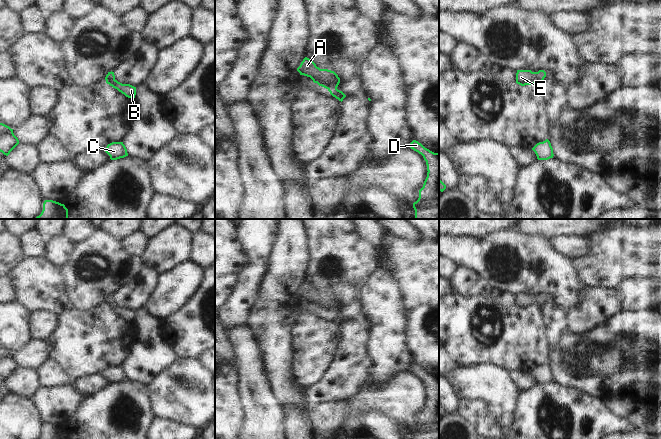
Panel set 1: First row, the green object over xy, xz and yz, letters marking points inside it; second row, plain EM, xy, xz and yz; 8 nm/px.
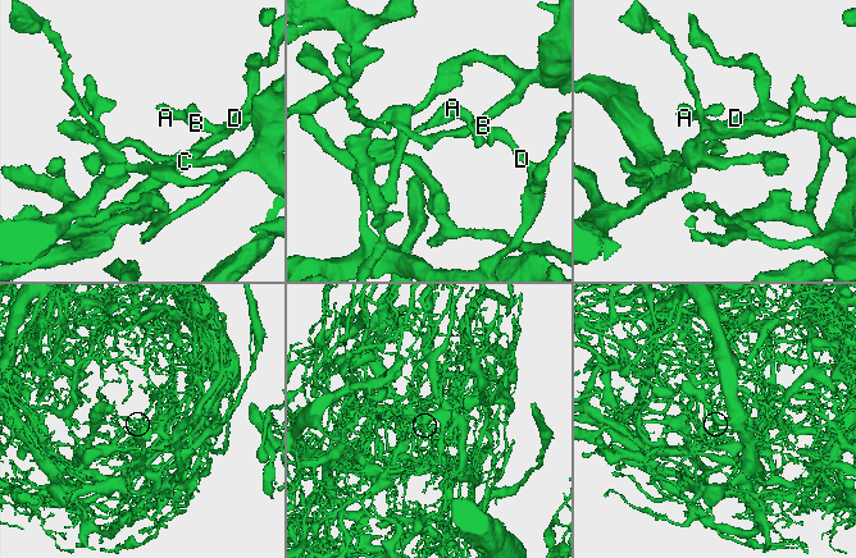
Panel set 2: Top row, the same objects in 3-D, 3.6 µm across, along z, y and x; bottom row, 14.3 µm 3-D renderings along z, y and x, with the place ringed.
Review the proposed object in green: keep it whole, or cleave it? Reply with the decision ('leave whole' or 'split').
split

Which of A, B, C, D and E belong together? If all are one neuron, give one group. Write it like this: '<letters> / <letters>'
A E / B C D

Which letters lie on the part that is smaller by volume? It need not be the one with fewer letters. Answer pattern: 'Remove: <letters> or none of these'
Remove: A, E.

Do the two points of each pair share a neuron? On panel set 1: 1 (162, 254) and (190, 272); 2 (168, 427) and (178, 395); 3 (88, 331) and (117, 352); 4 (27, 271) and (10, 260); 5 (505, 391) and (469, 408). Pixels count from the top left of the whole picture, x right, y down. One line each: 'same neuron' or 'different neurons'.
1: different neurons
2: different neurons
3: same neuron
4: different neurons
5: same neuron

